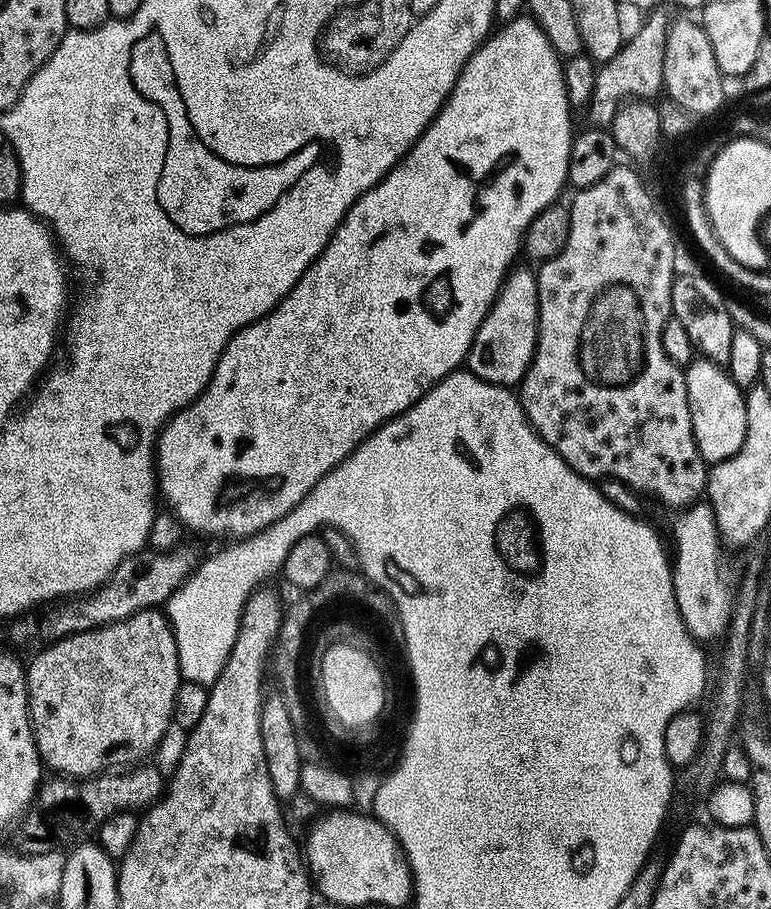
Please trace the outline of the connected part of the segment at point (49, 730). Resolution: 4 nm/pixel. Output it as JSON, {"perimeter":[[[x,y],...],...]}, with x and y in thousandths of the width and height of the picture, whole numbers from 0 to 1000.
{"perimeter":[[[206,668],[185,669],[182,673],[169,675],[147,686],[131,686],[115,690],[108,695],[96,695],[66,705],[64,713],[57,713],[42,727],[35,727],[34,743],[36,746],[36,791],[42,793],[42,807],[52,824],[52,835],[58,842],[69,845],[69,850],[78,851],[82,845],[89,845],[93,851],[130,851],[140,840],[140,827],[149,823],[193,823],[201,824],[213,811],[214,803],[223,792],[226,763],[236,747],[233,741],[233,725],[231,711],[223,696],[223,688],[218,679]]]}

